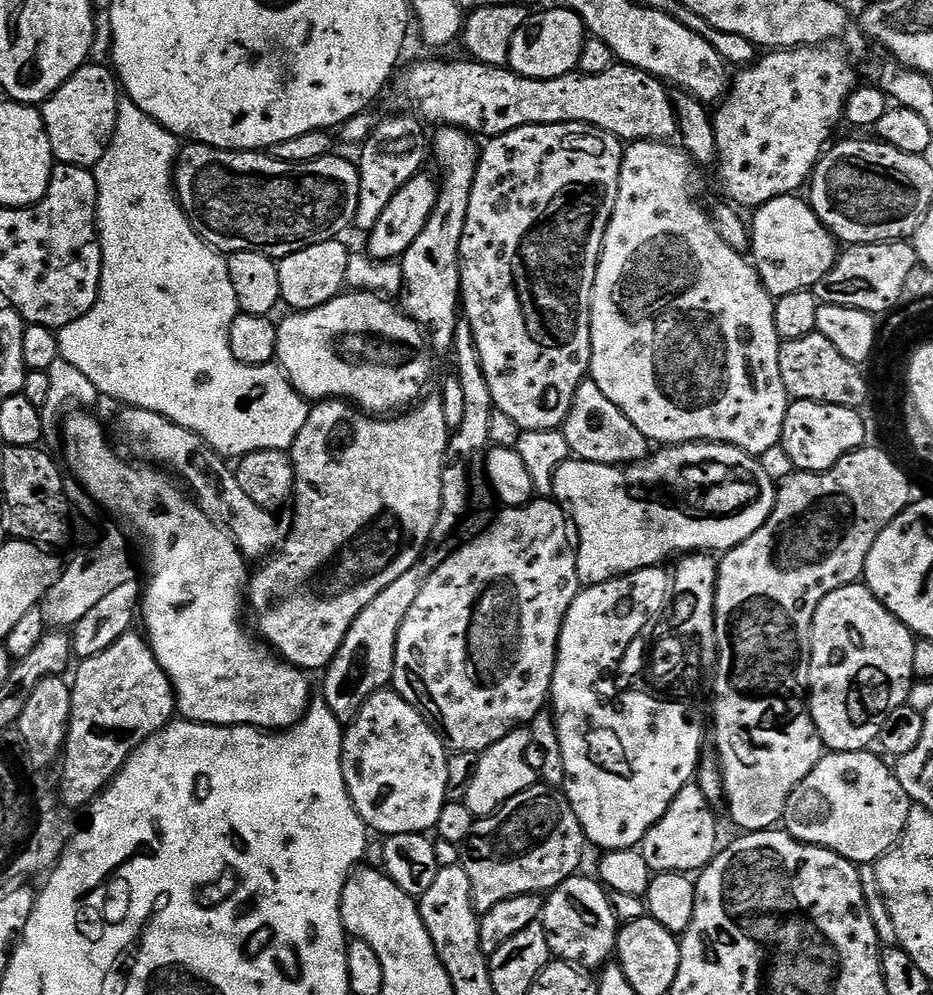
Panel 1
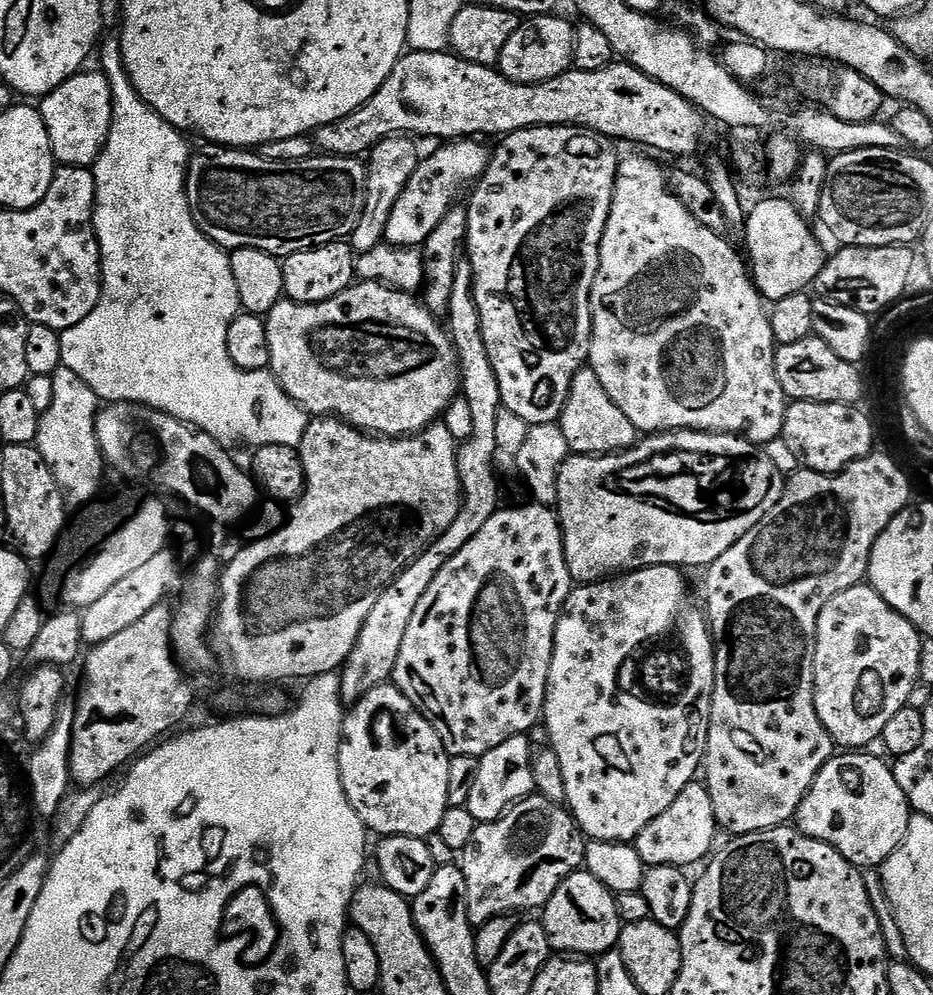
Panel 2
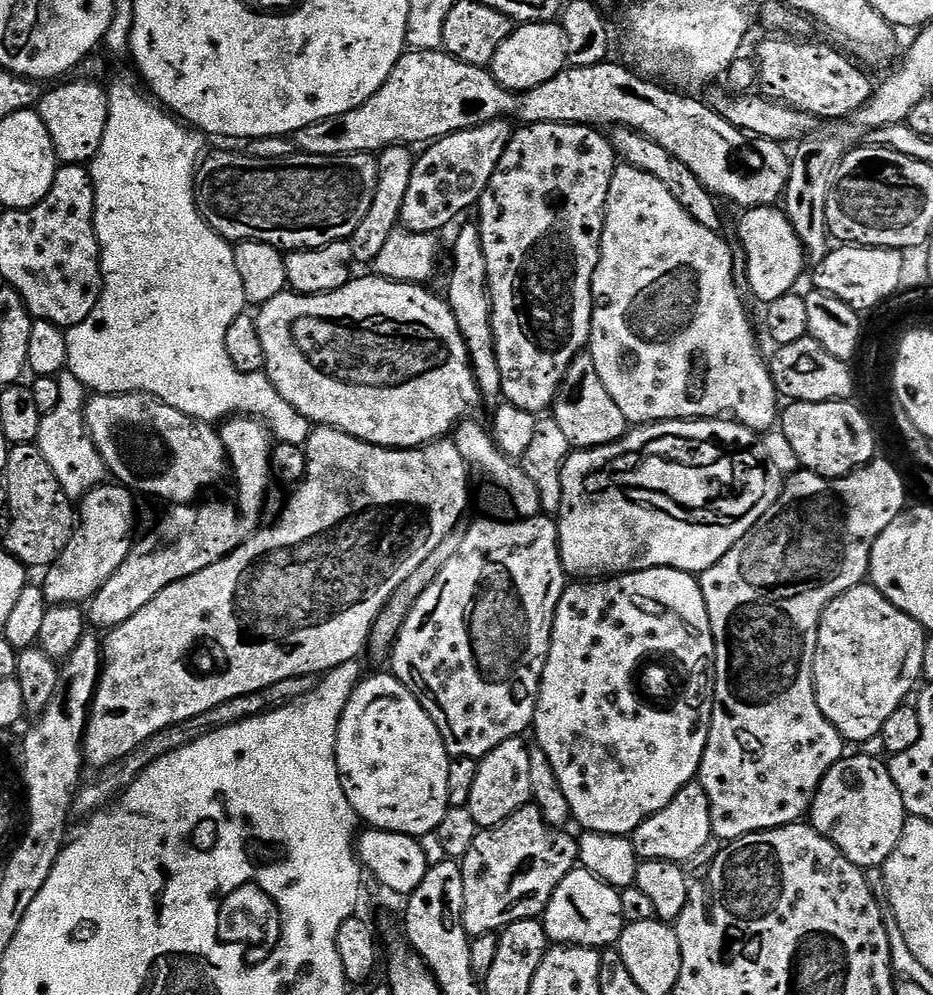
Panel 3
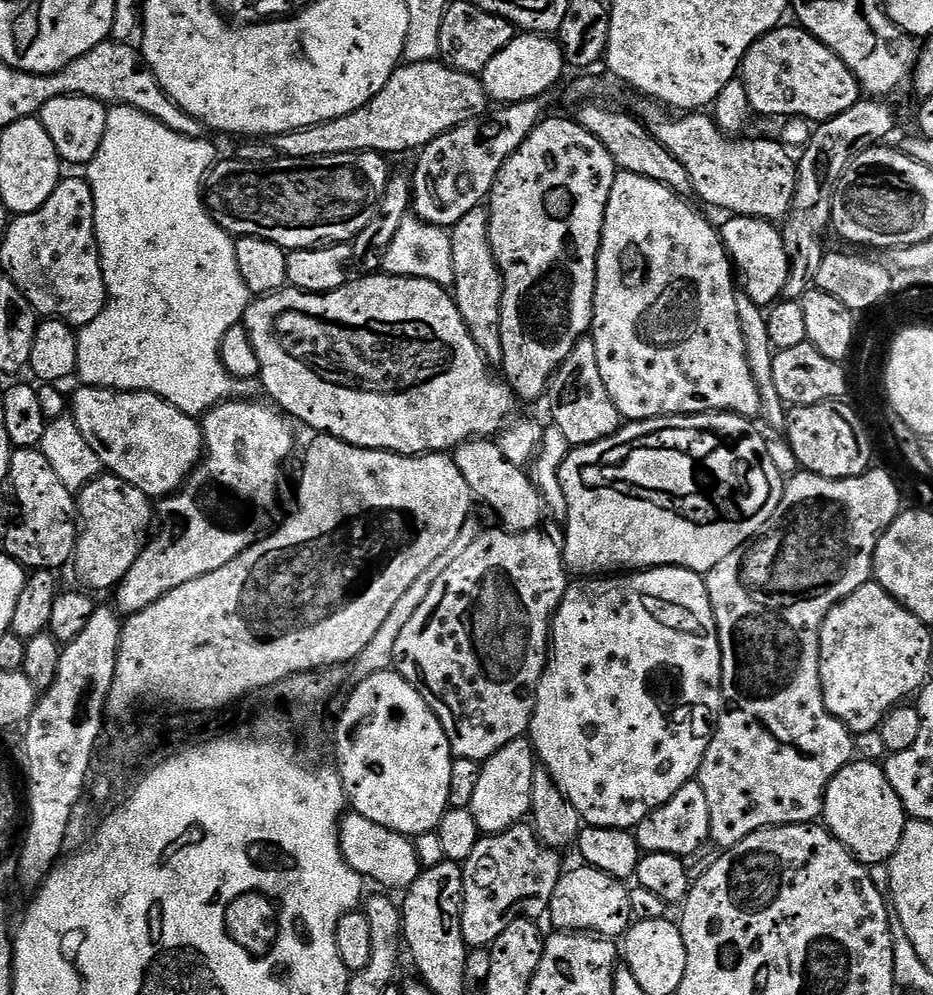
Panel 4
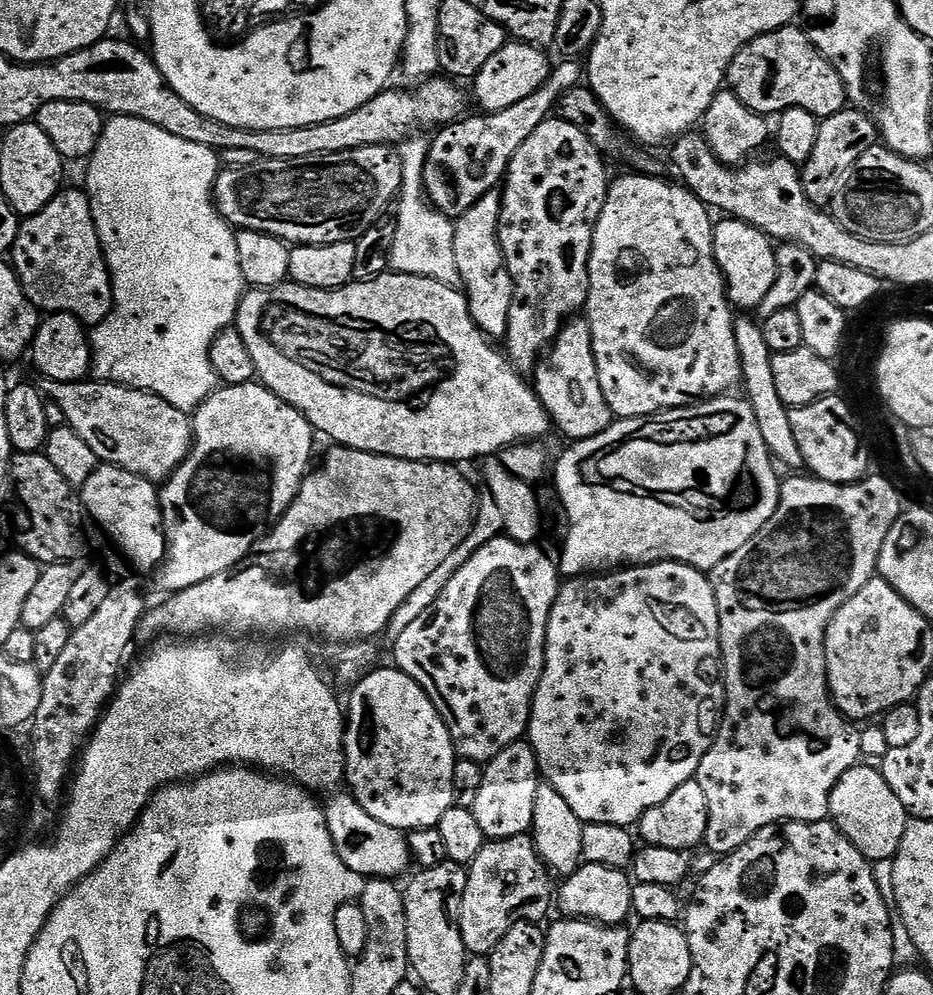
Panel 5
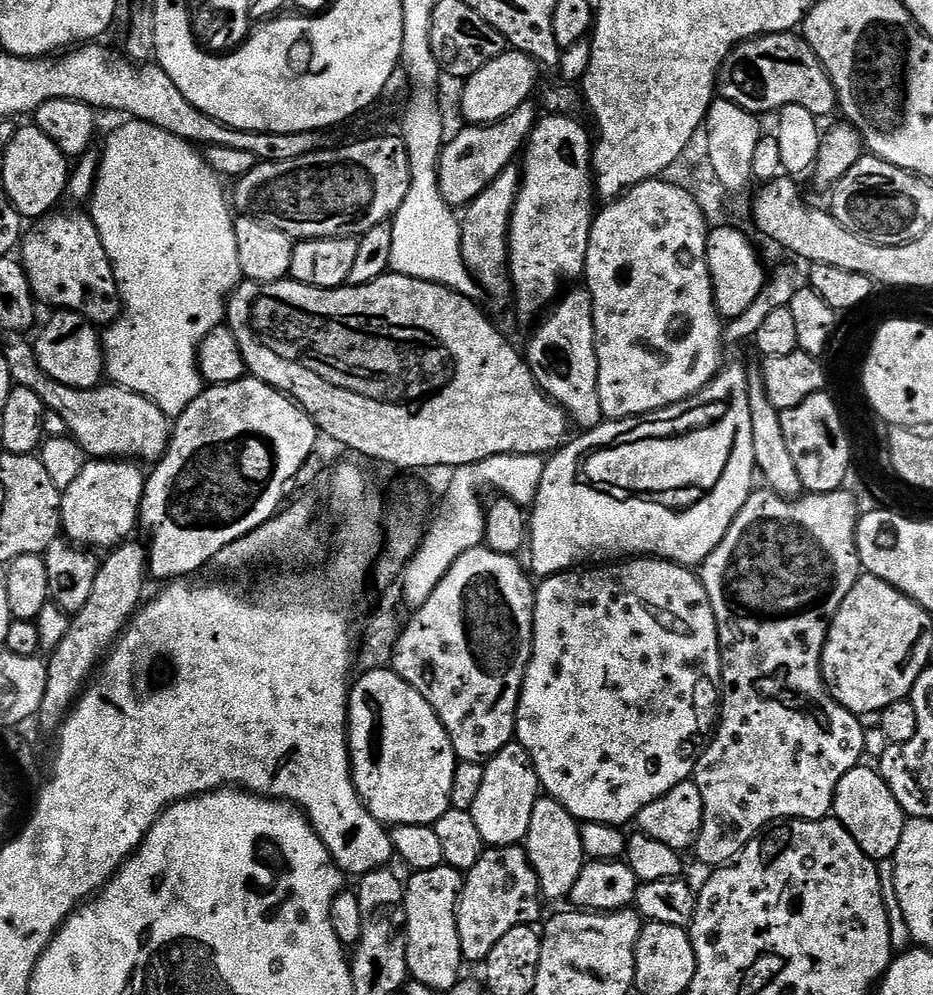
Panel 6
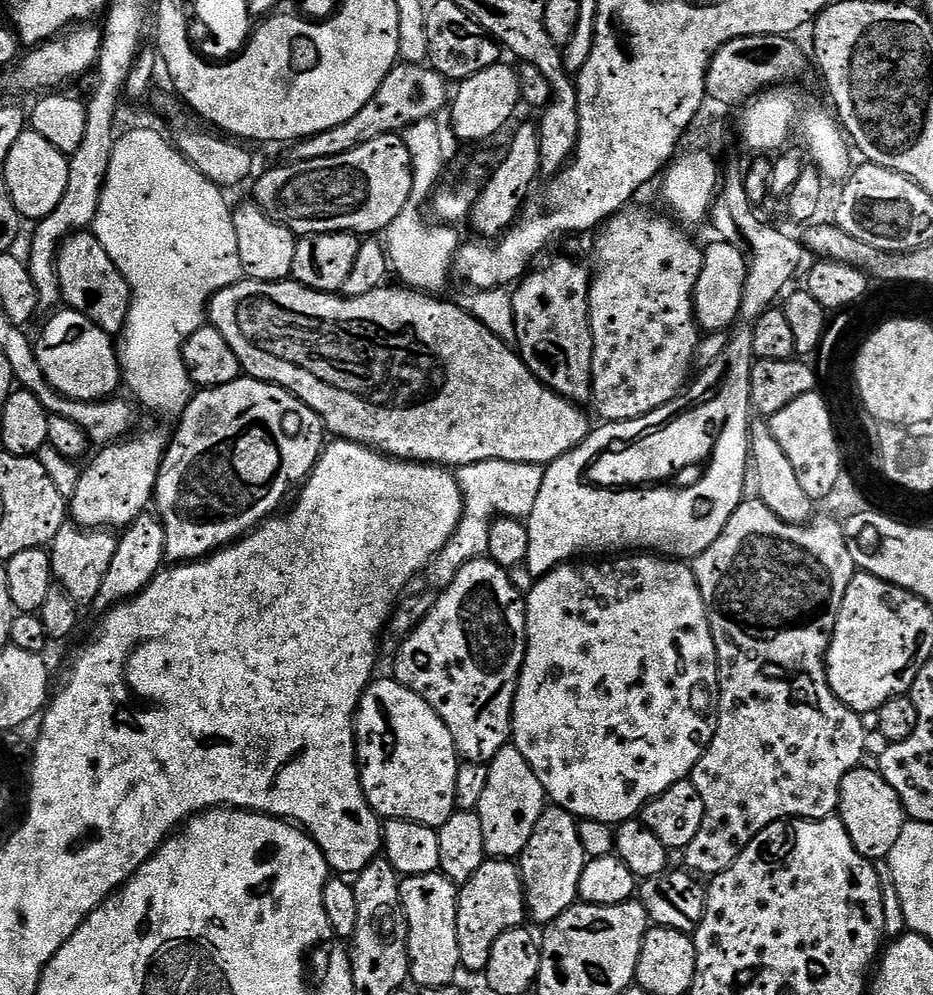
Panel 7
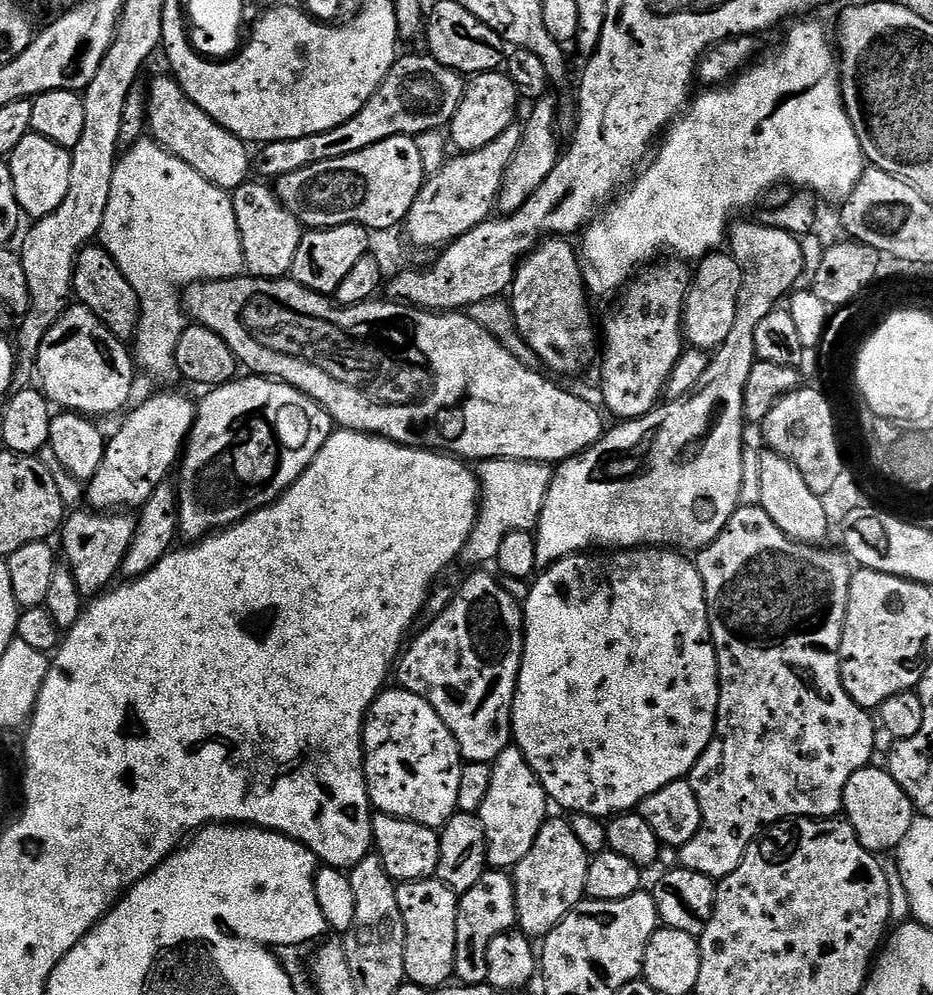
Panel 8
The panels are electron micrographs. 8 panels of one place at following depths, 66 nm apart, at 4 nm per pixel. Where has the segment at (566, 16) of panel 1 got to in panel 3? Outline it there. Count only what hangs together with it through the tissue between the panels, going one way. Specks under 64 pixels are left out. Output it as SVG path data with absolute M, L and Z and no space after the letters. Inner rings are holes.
M524 22L513 27L510 38L498 46L498 54L494 54L490 71L497 82L511 92L529 92L542 82L550 82L560 72L564 71L566 58L566 42L564 31L556 22Z

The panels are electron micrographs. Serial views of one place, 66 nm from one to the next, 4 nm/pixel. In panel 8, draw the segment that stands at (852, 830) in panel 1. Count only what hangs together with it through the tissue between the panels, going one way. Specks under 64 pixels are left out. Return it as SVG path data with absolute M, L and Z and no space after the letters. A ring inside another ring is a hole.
M875 766L858 769L850 782L846 782L842 812L854 830L858 842L867 852L873 854L888 851L891 853L899 848L914 819L912 803L902 786L898 786L898 782L894 782L892 775L883 767Z

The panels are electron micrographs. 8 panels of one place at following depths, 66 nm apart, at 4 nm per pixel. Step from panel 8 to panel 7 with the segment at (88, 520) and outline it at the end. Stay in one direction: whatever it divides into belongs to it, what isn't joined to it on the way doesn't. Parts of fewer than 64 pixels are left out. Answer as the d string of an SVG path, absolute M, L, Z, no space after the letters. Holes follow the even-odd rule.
M66 522L50 545L52 579L77 606L92 606L99 595L102 582L106 582L106 570L114 558L117 537L102 528L81 528L75 522Z

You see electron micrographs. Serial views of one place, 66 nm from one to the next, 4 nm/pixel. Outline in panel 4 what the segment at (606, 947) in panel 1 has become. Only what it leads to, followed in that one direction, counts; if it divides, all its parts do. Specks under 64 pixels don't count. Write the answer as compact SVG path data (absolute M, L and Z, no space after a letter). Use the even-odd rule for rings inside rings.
M579 866L561 875L558 886L554 886L554 898L546 913L552 919L552 928L562 932L587 932L605 938L620 938L628 931L634 917L630 910L629 885L616 880L602 870Z

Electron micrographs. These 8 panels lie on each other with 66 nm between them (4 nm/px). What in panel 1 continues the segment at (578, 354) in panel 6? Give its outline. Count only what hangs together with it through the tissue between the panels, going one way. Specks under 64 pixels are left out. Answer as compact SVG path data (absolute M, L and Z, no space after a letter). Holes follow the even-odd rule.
M586 378L574 394L570 414L562 425L565 440L570 453L575 459L594 462L595 464L636 464L645 459L650 452L650 441L638 430L638 426L628 423L626 414L598 390L591 378Z

